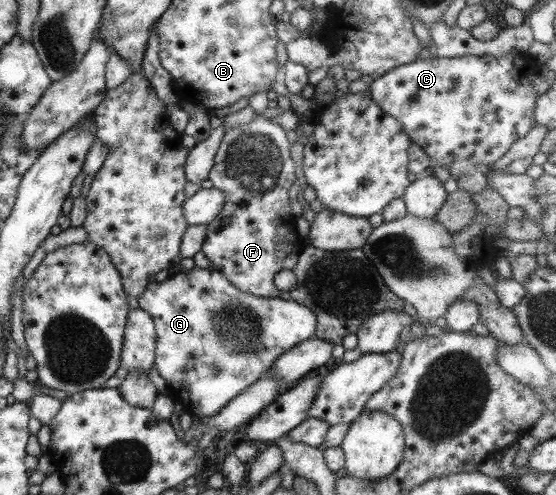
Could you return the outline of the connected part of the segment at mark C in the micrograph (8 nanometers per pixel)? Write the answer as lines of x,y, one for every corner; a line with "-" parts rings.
507,52
506,54
498,55
499,57
464,55
465,57
455,58
433,58
433,59
415,59
412,63
399,65
387,71
384,75
380,75
377,79
370,81
367,85
367,92
373,103
380,107
387,115
390,115
404,129
411,144
419,146
424,154
428,157
430,165
438,163
445,169
456,160
466,159
470,161
477,170
483,174
487,173
489,164
495,163
505,152
511,147
514,141
522,138
534,126
534,107
536,106
537,94
535,87
531,86
531,80
535,79
535,75
539,72
539,65
527,53
522,52

